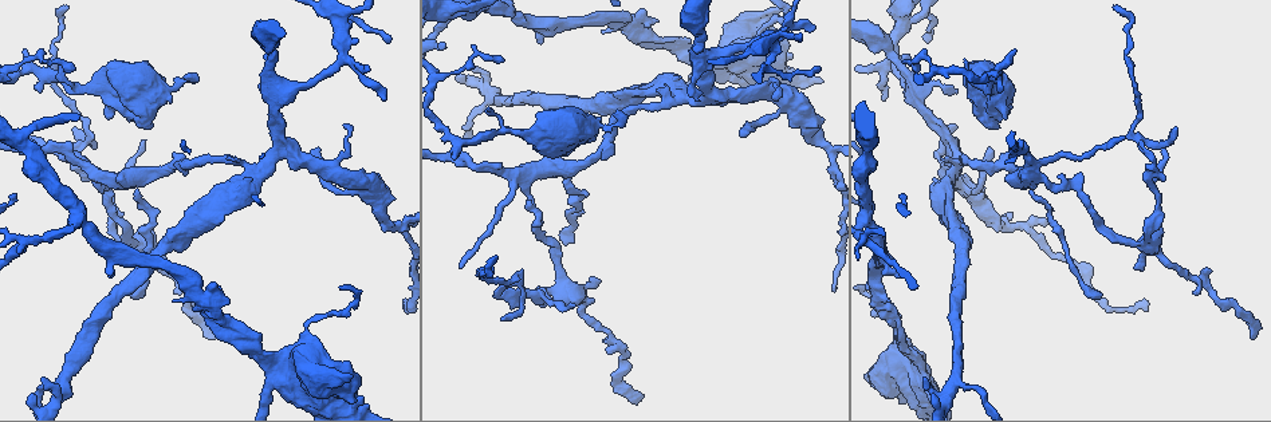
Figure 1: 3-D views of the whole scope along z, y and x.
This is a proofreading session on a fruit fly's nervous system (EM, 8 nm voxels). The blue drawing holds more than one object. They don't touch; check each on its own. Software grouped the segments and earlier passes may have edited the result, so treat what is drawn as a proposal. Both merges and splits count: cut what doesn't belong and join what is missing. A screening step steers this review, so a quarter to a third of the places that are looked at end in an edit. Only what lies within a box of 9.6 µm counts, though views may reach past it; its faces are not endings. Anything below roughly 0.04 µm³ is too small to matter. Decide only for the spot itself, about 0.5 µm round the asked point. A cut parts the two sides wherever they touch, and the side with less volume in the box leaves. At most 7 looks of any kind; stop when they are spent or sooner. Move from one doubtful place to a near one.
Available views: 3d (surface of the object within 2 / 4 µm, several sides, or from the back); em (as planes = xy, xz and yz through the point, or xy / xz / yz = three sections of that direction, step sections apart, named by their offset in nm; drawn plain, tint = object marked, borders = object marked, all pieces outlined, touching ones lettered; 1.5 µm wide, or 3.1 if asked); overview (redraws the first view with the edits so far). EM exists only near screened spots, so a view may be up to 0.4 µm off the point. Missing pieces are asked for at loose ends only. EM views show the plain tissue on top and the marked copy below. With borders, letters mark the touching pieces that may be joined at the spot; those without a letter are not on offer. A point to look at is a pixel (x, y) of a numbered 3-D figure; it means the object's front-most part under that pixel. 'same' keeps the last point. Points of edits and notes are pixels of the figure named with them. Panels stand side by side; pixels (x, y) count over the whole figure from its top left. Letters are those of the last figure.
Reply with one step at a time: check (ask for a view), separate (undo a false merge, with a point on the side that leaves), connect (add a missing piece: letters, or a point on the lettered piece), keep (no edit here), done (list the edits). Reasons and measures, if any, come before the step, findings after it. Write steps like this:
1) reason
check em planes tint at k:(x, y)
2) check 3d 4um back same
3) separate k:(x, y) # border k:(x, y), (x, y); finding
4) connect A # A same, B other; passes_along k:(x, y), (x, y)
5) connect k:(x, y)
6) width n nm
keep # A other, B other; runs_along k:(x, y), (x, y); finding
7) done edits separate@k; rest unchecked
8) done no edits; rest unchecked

calibre changes
check 3d 4um at 1:(769, 48)

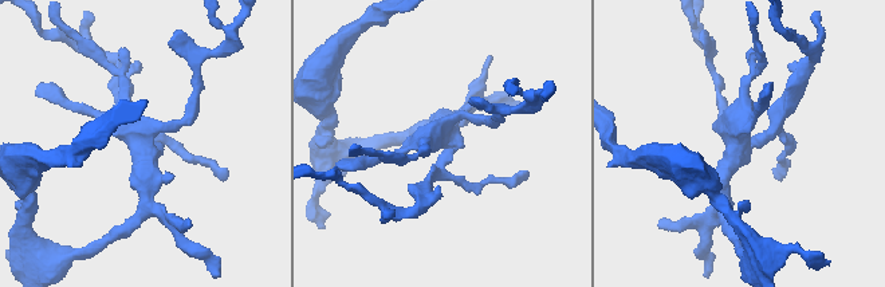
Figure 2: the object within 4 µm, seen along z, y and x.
check em yz step 8 borders at 2:(144, 147)

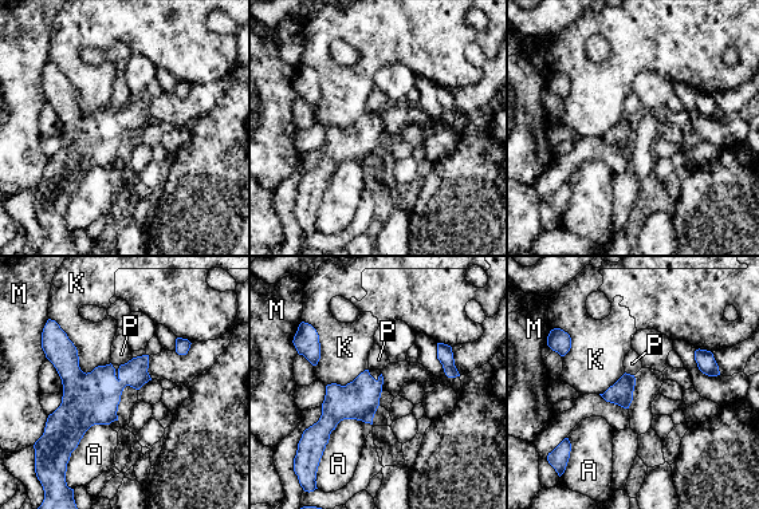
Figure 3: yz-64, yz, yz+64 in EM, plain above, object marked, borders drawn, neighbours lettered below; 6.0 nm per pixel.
longest_contact K 460 nm
keep # A other, K other, M other, P other; runs_along 3:(50, 323), (71, 375), (63, 458); all the same cell

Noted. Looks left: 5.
narrows sharply
check em yz step 4 tint at 1:(275, 51)

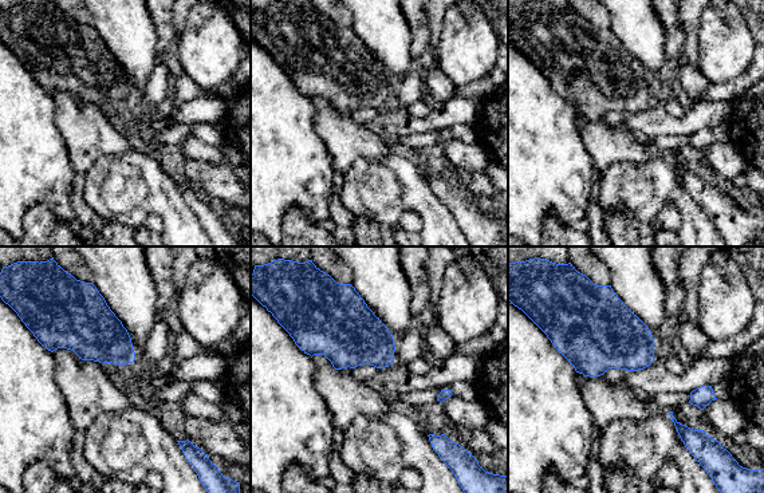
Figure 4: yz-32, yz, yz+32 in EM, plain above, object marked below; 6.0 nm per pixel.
cut it another way
check em planes borders same

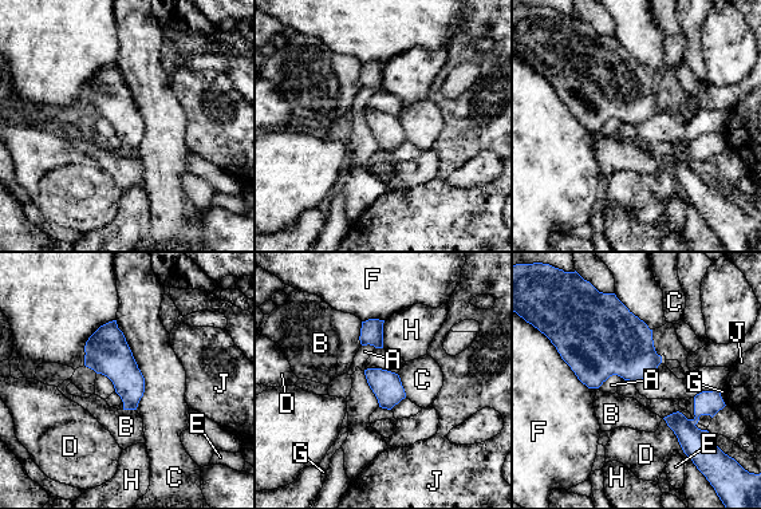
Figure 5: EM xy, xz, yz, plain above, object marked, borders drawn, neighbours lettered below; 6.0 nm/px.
keep # A other, B other, C other, D other, E other, F other, G other, H other, J other; border 5:(115, 320), (144, 378), (135, 410); one cell here

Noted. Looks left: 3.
sharp bend
check 3d 2um at 1:(456, 140)

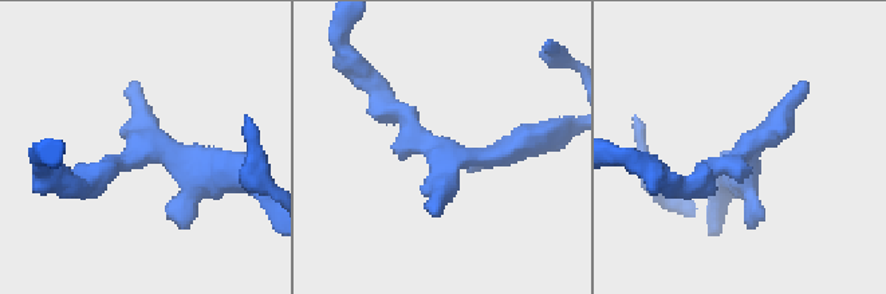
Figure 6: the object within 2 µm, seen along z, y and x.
shape alone is not enough
check em xz step 4 borders at 6:(451, 156)

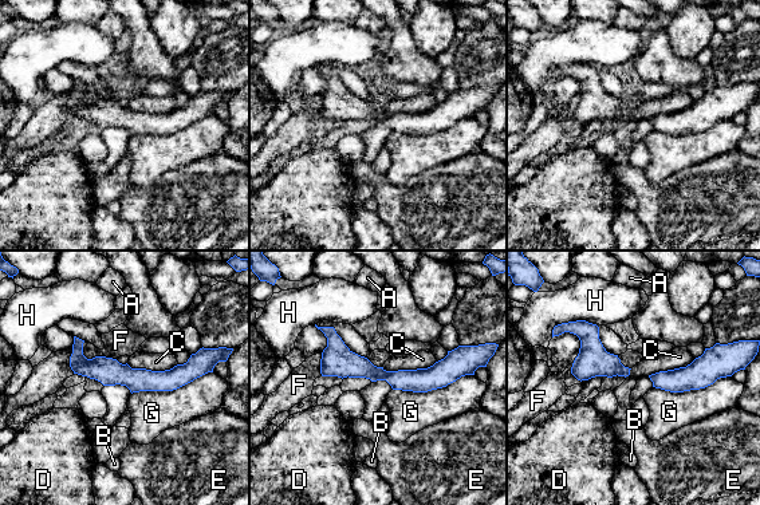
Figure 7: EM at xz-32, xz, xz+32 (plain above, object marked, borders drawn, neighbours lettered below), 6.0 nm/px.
width 60 nm
keep # A other, B other, C other, D other, E other, F other, G other, H other; runs_along 7:(326, 330), (374, 374), (456, 367); all the same cell

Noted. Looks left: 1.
done no edits; rest unchecked

